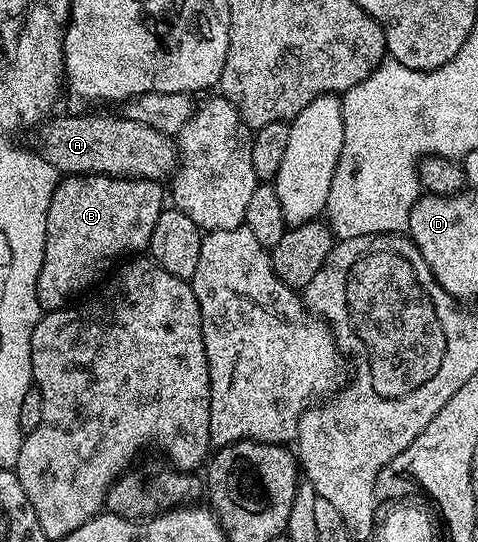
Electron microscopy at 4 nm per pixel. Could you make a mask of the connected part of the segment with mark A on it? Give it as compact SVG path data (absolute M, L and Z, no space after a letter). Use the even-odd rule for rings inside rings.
M71 114L68 118L51 116L38 127L37 149L49 164L53 164L60 175L105 174L111 177L147 178L160 181L168 177L178 165L178 147L172 137L157 132L147 124L140 124L126 116L105 116L103 114Z

